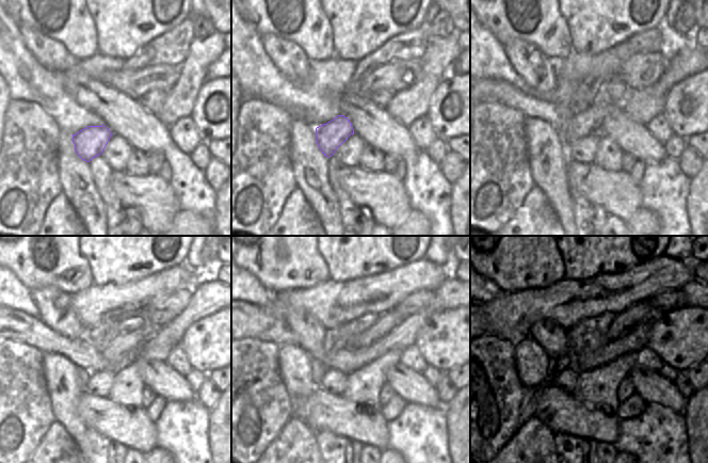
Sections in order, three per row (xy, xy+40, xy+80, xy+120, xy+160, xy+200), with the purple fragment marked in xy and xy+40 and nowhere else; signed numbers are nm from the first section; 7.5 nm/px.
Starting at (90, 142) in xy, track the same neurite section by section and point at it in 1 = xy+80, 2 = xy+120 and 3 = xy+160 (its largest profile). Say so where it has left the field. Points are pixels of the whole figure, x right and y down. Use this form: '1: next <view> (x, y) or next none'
1: next xy+80 (585, 123)
2: next xy+120 (124, 342)
3: next xy+160 (388, 320)

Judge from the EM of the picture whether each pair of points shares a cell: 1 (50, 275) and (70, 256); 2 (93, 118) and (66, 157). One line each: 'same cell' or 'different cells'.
1: same cell
2: different cells

